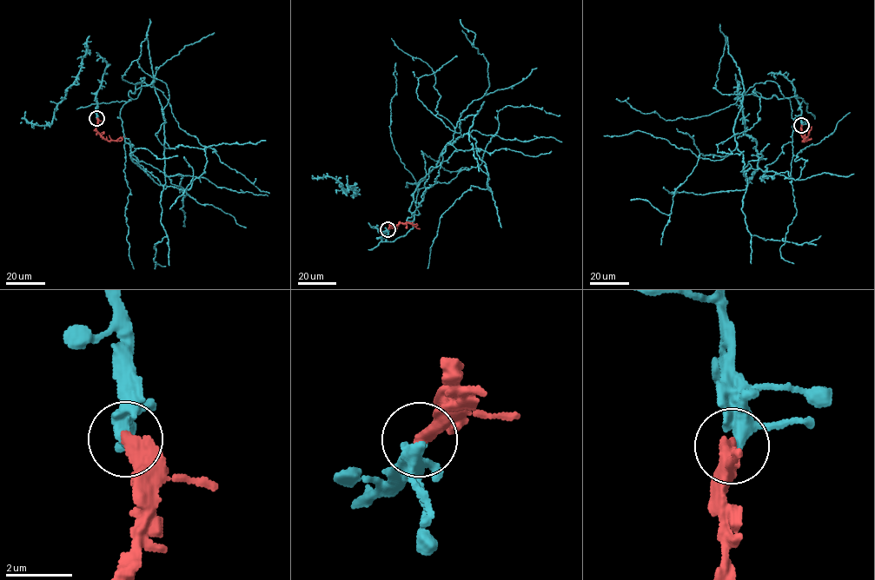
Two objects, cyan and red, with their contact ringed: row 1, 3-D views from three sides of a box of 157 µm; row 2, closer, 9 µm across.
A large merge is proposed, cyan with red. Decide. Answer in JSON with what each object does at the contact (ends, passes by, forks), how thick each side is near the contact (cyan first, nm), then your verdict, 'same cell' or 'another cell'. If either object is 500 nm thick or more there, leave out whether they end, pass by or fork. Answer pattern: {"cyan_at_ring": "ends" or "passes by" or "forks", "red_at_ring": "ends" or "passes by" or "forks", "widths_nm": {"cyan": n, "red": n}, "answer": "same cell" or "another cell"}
{"cyan_at_ring": "passes by", "red_at_ring": "ends", "widths_nm": {"cyan": 300, "red": 440}, "answer": "same cell"}

